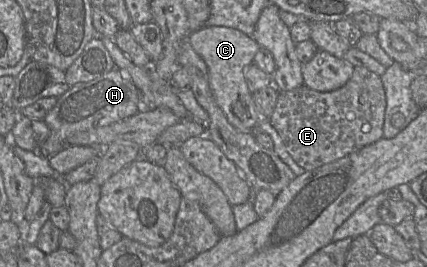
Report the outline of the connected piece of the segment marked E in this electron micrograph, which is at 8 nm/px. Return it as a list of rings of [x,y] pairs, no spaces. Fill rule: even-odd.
[[[354,67],[347,83],[339,89],[320,92],[302,85],[290,91],[279,91],[276,106],[270,118],[288,153],[305,170],[332,163],[344,156],[383,138],[386,93],[379,75],[365,67]]]

